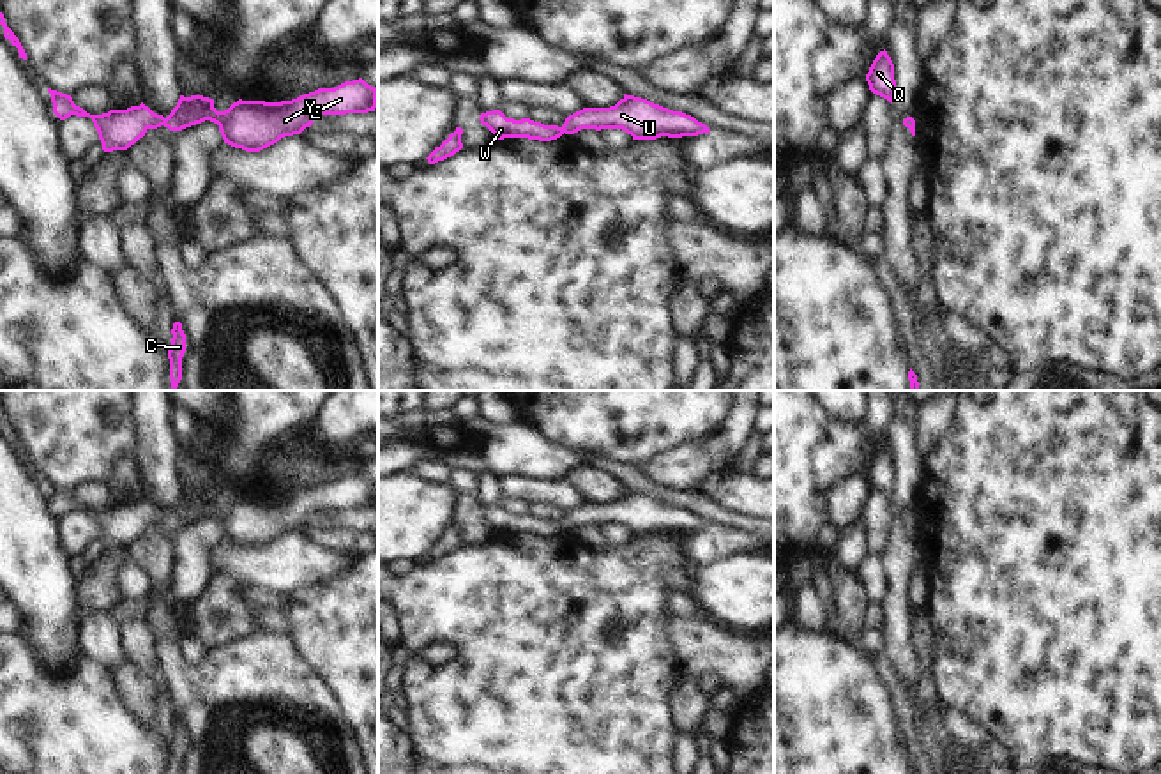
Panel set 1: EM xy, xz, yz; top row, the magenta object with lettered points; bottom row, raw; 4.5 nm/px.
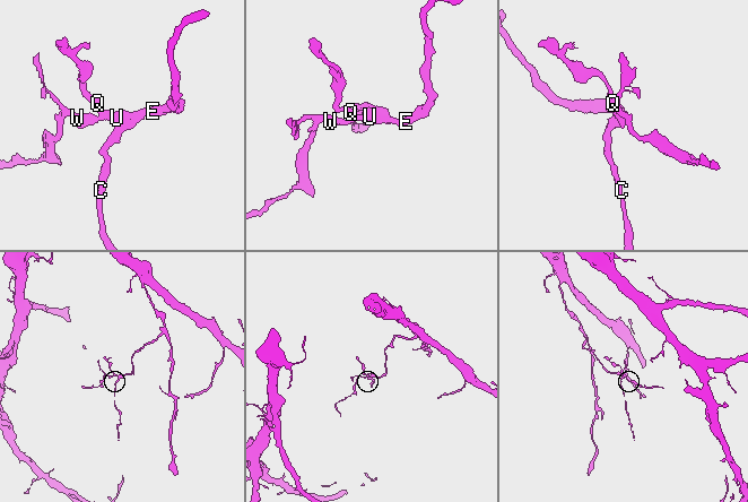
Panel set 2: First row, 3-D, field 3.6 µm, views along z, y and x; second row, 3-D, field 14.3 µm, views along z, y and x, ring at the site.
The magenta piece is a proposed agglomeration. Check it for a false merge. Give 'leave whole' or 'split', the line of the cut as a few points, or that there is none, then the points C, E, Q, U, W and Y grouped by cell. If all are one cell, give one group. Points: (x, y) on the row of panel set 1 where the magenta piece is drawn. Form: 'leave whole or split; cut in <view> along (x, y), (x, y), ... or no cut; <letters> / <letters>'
leave whole; no cut; C E Q U W Y

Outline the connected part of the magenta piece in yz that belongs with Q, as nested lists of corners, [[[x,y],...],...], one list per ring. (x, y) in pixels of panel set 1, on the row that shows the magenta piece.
[[[885,49],[873,60],[866,81],[873,94],[887,99],[891,104],[894,102],[894,64]]]

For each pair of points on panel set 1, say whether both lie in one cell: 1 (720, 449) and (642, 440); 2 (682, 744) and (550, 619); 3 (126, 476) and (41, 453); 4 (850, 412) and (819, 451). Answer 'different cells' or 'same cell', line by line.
1: different cells
2: different cells
3: different cells
4: different cells

